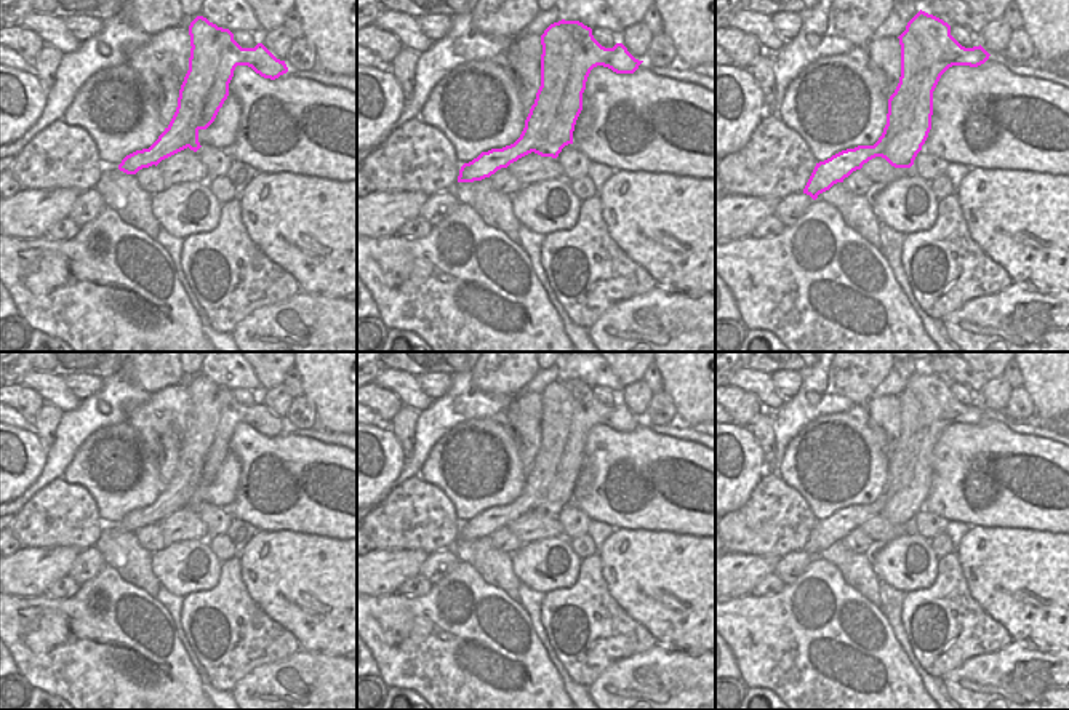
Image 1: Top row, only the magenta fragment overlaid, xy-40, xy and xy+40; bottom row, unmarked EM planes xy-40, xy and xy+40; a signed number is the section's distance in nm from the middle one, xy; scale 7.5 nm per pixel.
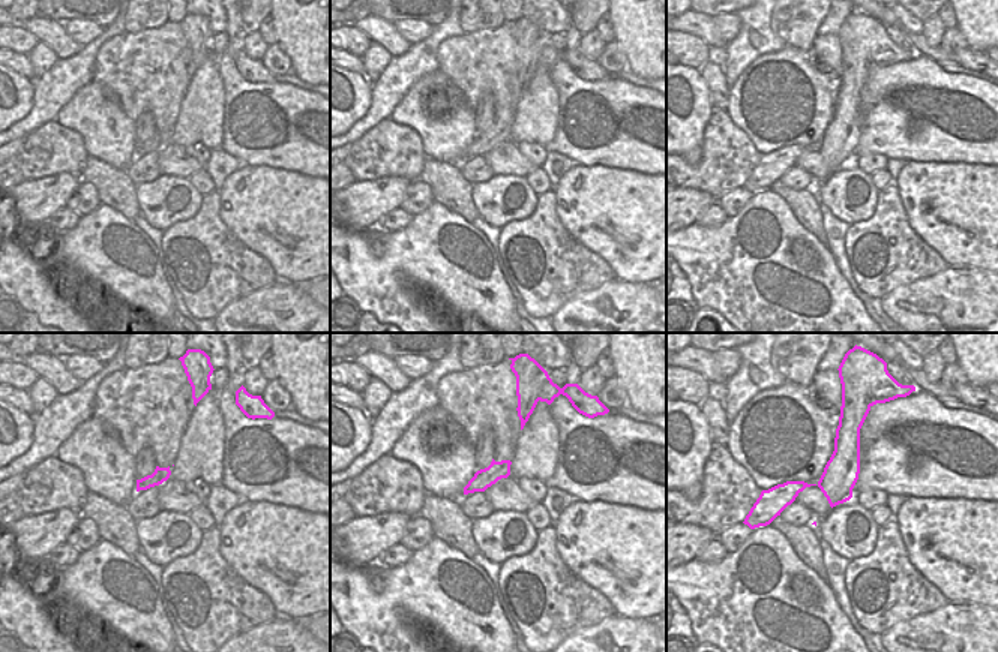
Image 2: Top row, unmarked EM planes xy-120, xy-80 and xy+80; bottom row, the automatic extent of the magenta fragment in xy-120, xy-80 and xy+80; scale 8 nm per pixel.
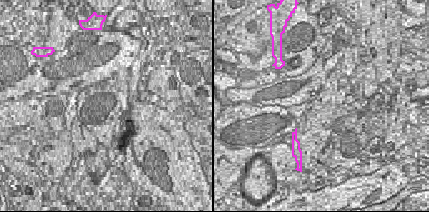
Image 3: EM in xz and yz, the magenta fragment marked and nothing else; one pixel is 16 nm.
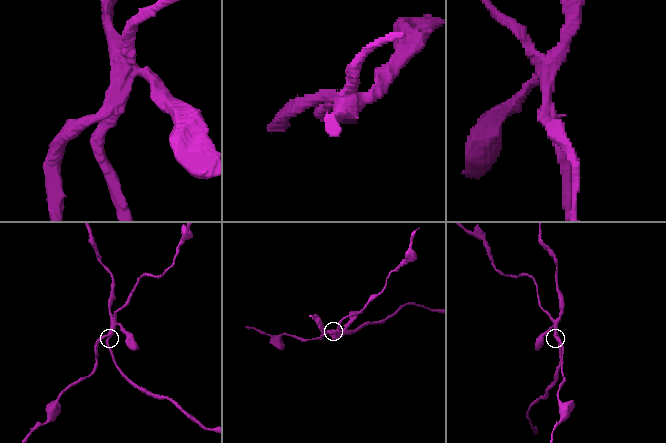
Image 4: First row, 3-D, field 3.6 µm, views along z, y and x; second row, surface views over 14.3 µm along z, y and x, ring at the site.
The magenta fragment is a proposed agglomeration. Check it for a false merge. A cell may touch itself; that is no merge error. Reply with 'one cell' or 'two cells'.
two cells

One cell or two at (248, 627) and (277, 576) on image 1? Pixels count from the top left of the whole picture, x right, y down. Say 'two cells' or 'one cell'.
two cells

